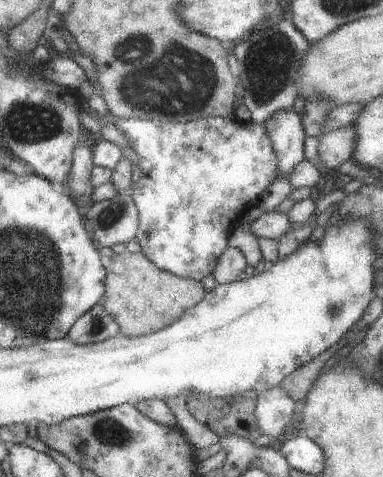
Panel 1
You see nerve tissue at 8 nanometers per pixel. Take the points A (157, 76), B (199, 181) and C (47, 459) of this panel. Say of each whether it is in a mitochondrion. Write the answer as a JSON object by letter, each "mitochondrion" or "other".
{"A":"mitochondrion","B":"other","C":"other"}

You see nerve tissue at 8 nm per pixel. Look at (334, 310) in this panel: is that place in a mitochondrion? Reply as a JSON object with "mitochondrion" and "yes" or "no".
{"mitochondrion":"yes"}

